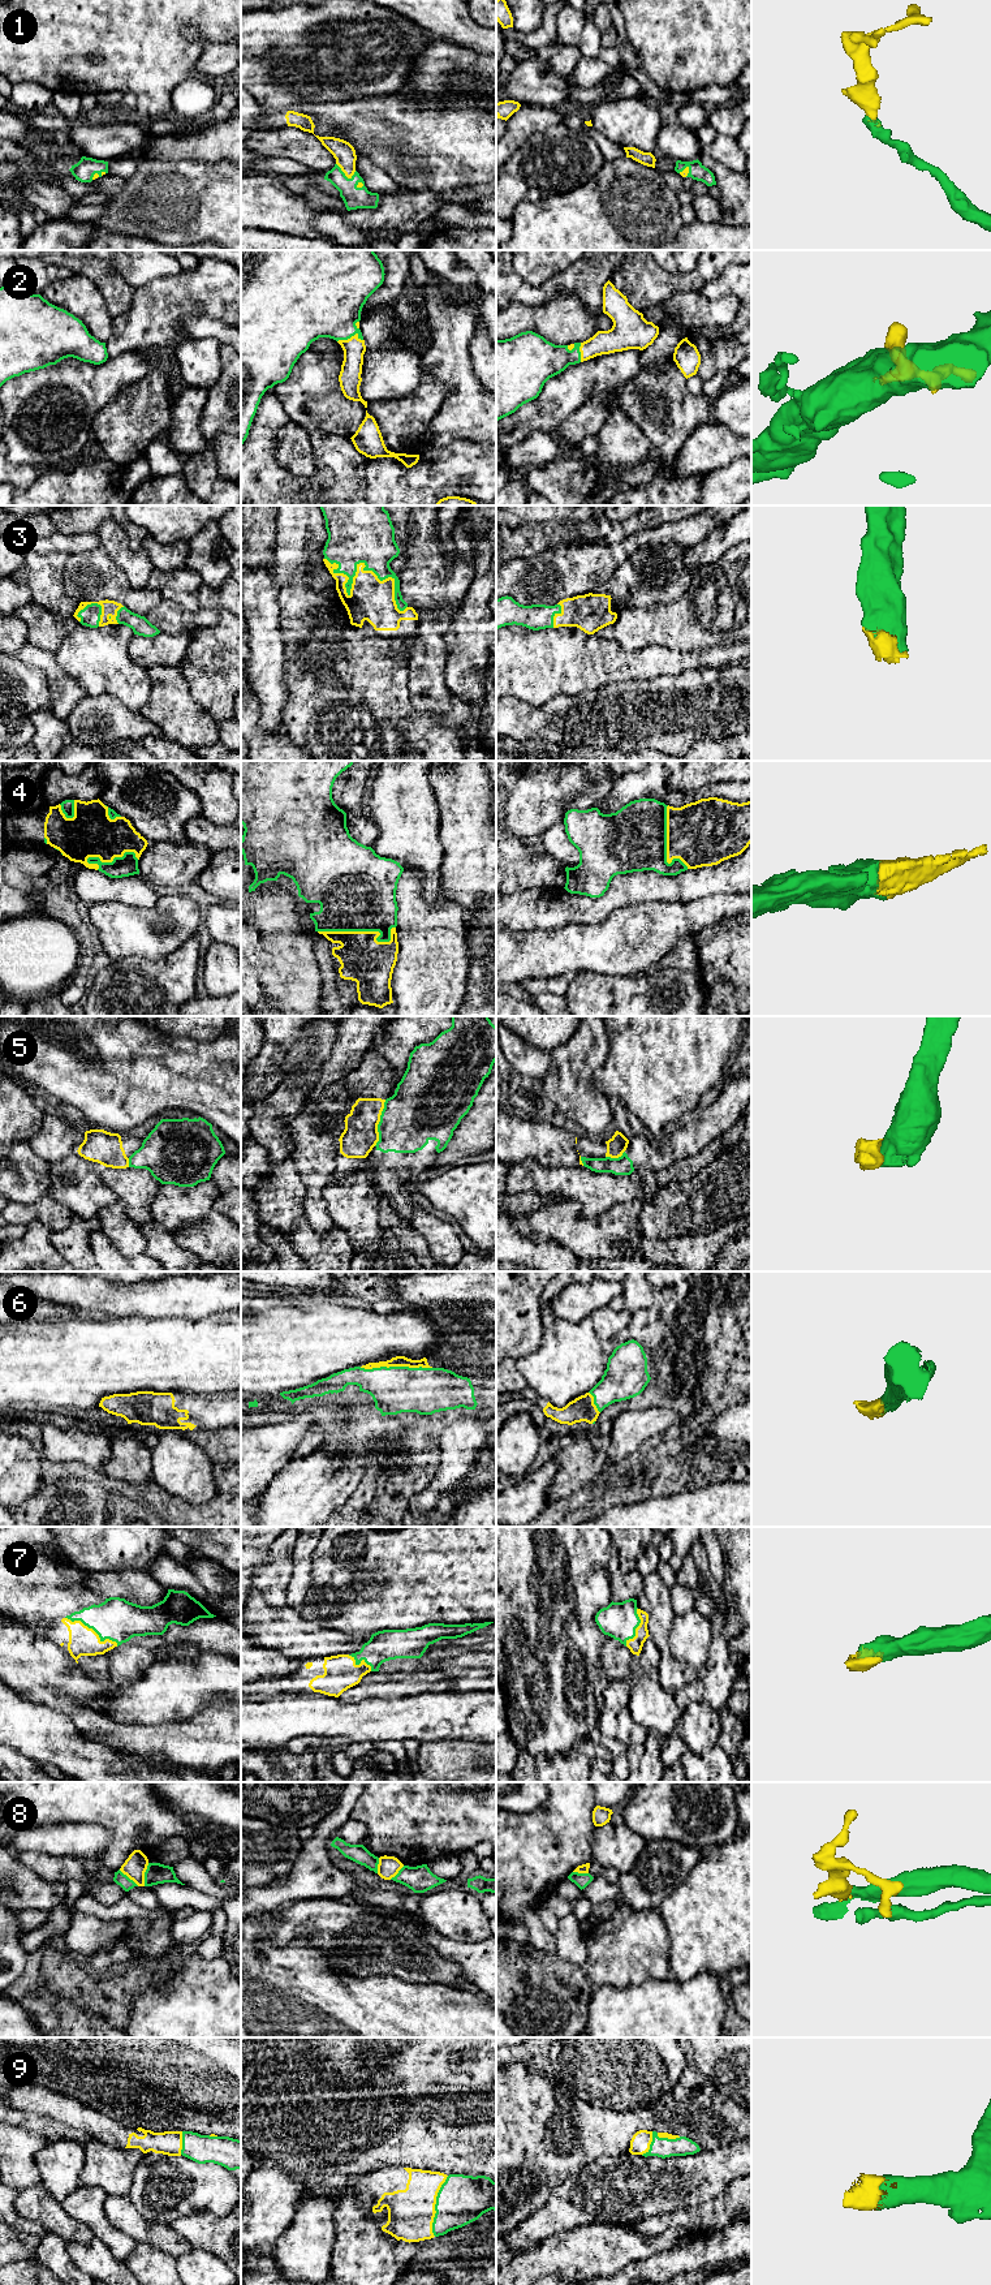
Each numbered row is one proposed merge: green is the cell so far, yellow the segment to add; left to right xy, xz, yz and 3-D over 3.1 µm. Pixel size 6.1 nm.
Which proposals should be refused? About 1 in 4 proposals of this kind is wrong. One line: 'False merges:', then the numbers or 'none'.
False merges: 5, 8

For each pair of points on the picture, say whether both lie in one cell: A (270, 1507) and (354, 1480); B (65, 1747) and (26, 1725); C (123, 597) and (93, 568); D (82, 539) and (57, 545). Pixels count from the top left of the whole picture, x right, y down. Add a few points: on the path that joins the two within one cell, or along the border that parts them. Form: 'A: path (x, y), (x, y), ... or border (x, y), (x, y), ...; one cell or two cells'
A: path (291, 1507), (305, 1493), (324, 1492), (334, 1488); one cell
B: path (56, 1741), (35, 1730); one cell
C: path (113, 588), (104, 588), (94, 577); one cell
D: path (76, 543), (64, 543); one cell

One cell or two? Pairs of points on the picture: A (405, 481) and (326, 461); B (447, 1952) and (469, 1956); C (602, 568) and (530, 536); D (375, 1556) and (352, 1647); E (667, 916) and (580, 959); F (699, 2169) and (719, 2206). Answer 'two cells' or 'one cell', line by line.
A: two cells
B: one cell
C: two cells
D: two cells
E: one cell
F: two cells

